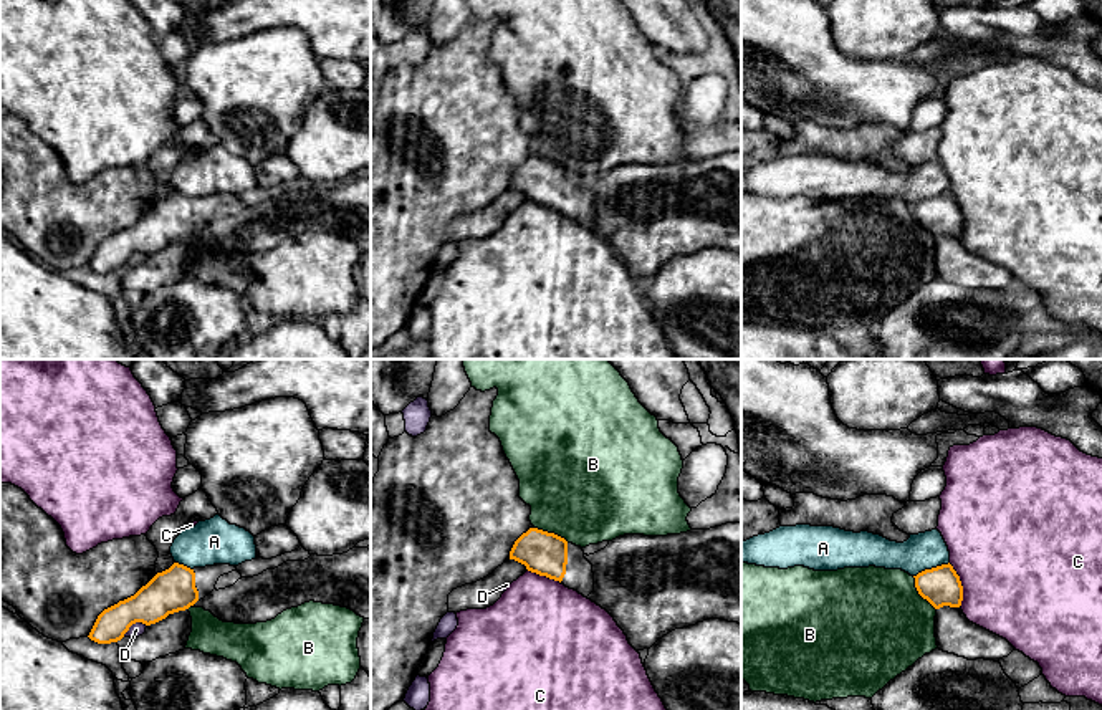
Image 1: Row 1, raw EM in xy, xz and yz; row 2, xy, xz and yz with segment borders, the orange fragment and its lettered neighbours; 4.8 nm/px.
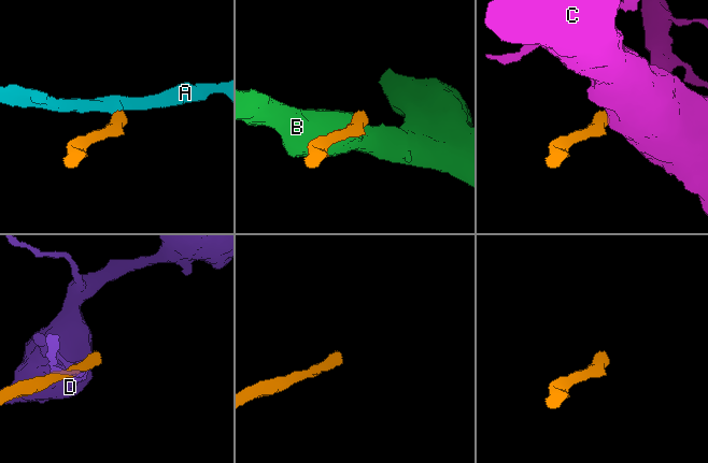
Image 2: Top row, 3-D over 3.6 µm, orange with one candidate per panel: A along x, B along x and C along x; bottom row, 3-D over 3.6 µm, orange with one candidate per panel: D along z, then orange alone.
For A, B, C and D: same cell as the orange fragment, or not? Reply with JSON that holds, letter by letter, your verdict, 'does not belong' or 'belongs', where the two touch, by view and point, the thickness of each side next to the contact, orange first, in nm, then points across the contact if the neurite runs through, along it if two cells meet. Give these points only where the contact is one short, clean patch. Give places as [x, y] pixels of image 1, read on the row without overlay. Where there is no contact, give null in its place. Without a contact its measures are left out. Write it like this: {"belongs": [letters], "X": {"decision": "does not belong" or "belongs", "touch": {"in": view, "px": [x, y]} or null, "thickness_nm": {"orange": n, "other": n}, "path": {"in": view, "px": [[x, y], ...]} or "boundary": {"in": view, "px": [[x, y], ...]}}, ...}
{"belongs": [], "A": {"decision": "does not belong", "touch": {"in": "yz", "px": [932, 197]}, "thickness_nm": {"orange": 190, "other": 180}, "boundary": {"in": "yz", "px": [[948, 191], [925, 197], [914, 206]]}}, "B": {"decision": "does not belong", "touch": {"in": "yz", "px": [919, 222]}, "thickness_nm": {"orange": 190, "other": 500}, "boundary": {"in": "yz", "px": [[912, 206], [915, 219], [935, 239]]}}, "C": {"decision": "does not belong", "touch": {"in": "yz", "px": [960, 214]}, "thickness_nm": {"orange": 190, "other": 480}, "boundary": {"in": "yz", "px": [[948, 192], [962, 215], [960, 235]]}}, "D": {"decision": "does not belong", "touch": {"in": "xy", "px": [133, 252]}, "thickness_nm": {"orange": 200, "other": 70}}}

